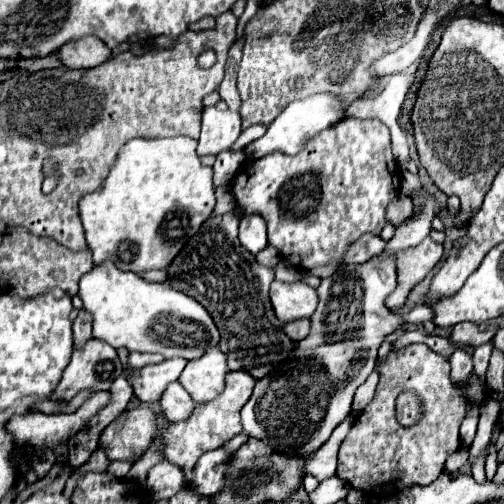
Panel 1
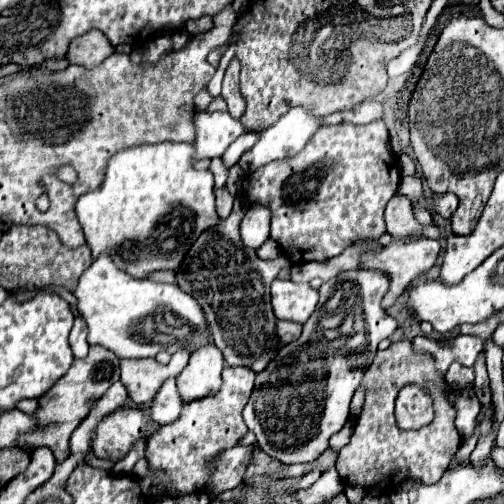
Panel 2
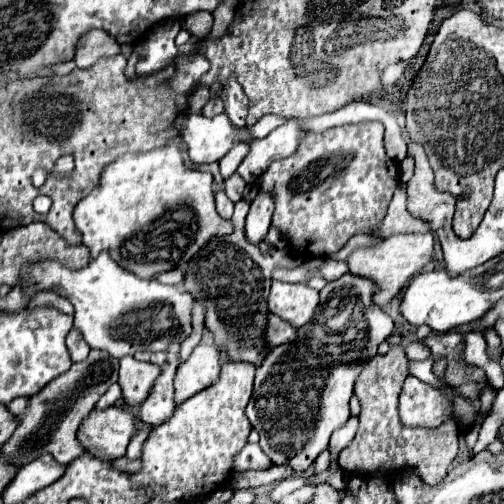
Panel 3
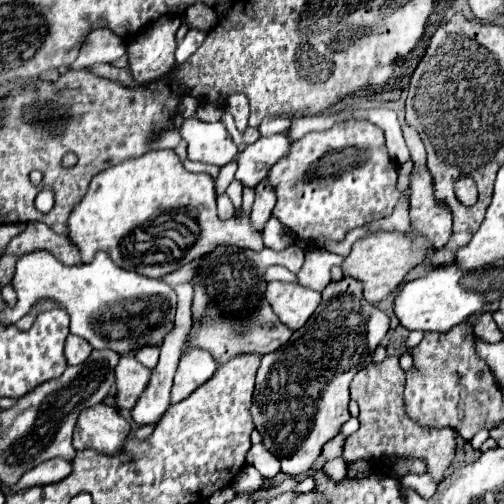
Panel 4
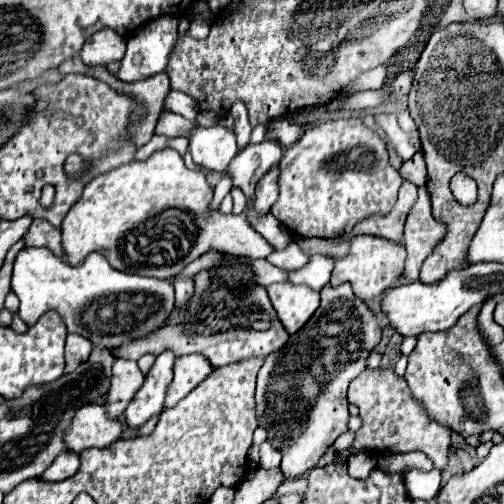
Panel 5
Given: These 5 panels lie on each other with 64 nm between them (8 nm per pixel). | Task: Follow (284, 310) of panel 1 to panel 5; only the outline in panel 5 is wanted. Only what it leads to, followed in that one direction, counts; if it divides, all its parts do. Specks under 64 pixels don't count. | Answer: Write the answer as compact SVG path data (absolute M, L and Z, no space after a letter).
M278 282L268 286L268 296L288 334L298 332L320 304L320 294L308 286Z

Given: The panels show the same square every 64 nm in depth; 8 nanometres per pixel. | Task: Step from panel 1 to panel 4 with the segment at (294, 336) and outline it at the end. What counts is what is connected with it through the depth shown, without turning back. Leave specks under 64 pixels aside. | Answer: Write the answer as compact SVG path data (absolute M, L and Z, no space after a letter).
M260 300L260 304L256 304L256 312L252 312L250 318L240 320L240 322L234 322L234 318L228 316L222 308L216 308L216 304L208 302L208 306L204 308L204 314L200 318L200 326L194 328L194 324L196 322L192 320L192 328L184 342L184 352L190 352L194 348L208 350L218 364L224 364L242 354L262 354L262 356L270 354L276 348L284 346L292 336L290 328L286 328L278 320L278 316L272 312L272 308L266 300Z

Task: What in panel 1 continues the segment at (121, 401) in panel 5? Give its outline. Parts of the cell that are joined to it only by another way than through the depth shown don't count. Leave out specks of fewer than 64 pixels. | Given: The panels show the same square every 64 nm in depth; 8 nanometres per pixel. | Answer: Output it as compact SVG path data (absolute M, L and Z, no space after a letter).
M176 356L160 364L148 364L134 372L126 370L126 378L140 402L158 402L170 382L176 382L188 360Z

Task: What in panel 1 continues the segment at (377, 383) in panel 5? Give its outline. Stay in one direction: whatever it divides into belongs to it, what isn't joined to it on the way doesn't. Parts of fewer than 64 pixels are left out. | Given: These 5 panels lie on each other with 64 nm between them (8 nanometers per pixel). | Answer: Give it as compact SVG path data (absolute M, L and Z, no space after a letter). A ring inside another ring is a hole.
M410 344L408 348L398 348L390 350L384 362L376 362L374 368L380 374L376 394L368 402L368 406L362 410L362 416L354 422L352 430L348 432L346 440L340 444L340 454L338 454L338 470L336 476L350 484L352 488L358 488L366 492L368 496L388 496L392 492L400 492L408 486L414 484L432 484L444 470L446 458L460 448L460 436L458 436L458 426L464 418L464 414L470 410L470 406L478 406L484 400L484 384L472 374L466 386L456 386L450 380L450 364L432 352L424 344ZM404 390L414 390L422 402L424 402L424 416L422 420L412 426L412 428L402 428L396 422L396 396Z

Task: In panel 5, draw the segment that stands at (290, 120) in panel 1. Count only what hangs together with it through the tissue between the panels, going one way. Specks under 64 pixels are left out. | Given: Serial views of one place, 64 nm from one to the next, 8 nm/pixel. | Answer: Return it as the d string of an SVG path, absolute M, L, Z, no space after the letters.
M264 140L260 144L250 144L232 158L232 162L224 170L224 174L230 176L234 188L240 188L246 198L254 200L256 182L276 162L280 162L282 154L284 154L282 146L272 142L272 140Z

